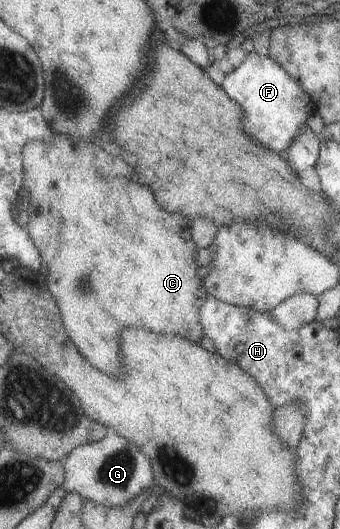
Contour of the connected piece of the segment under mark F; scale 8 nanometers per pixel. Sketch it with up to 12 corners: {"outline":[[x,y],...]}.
{"outline":[[254,52],[218,86],[240,129],[281,154],[313,112],[271,57]]}

